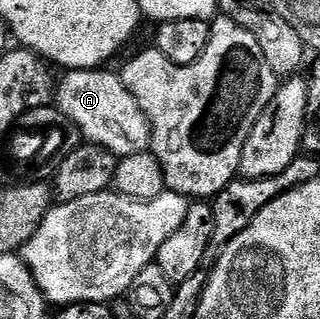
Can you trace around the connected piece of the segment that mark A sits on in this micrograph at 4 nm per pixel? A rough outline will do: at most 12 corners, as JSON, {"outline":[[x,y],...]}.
{"outline":[[74,68],[55,106],[117,157],[150,151],[151,126],[116,71]]}

